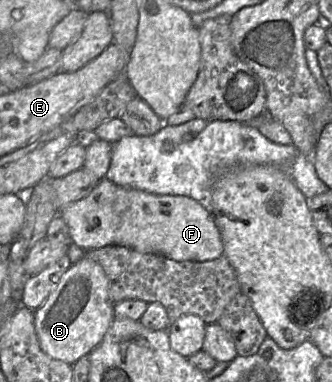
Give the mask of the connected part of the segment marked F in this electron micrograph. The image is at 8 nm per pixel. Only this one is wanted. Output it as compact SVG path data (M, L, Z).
M107 178L98 182L91 193L59 211L68 225L72 241L84 250L99 249L106 245L120 245L141 253L160 254L178 262L204 262L223 255L224 245L206 203L184 195L156 195L145 191L123 187Z

